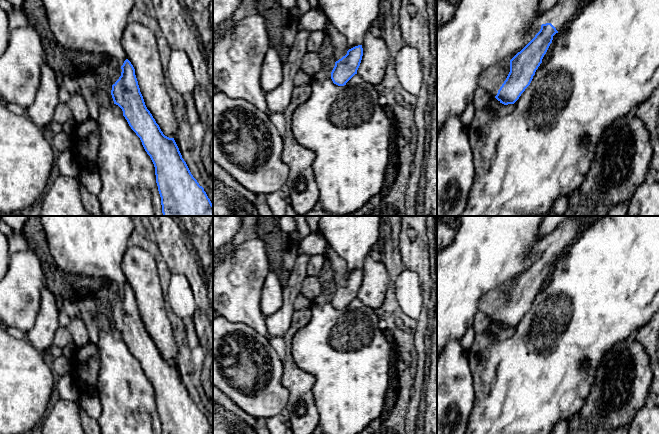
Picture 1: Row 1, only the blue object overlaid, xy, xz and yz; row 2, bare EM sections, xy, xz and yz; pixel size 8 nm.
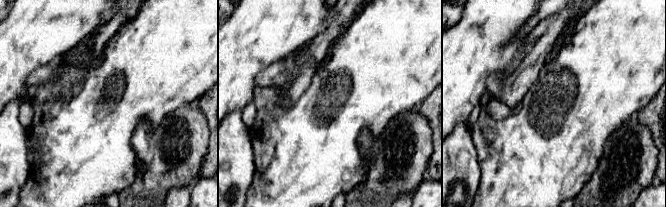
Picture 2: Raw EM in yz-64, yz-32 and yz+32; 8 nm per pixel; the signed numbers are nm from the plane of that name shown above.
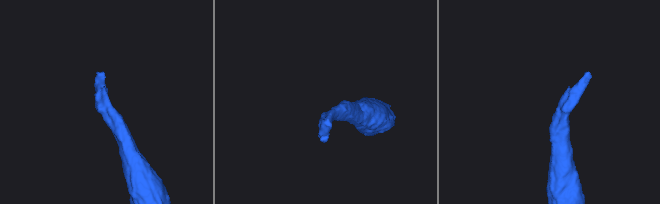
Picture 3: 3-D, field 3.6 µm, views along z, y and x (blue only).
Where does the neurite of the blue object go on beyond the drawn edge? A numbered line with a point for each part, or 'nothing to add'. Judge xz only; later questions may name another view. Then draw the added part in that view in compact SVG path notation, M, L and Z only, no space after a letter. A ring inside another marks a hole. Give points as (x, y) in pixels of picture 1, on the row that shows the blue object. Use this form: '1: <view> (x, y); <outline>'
1: xz (339, 43); M326 27L322 33L330 40L331 46L333 47L333 58L334 61L338 61L347 54L348 43L346 38L333 27Z

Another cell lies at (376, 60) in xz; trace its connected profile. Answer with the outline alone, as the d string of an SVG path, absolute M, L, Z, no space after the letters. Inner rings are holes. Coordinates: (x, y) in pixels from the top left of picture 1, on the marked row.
M369 32L365 35L362 48L363 56L357 74L376 86L383 81L386 72L390 70L392 57L384 40Z

